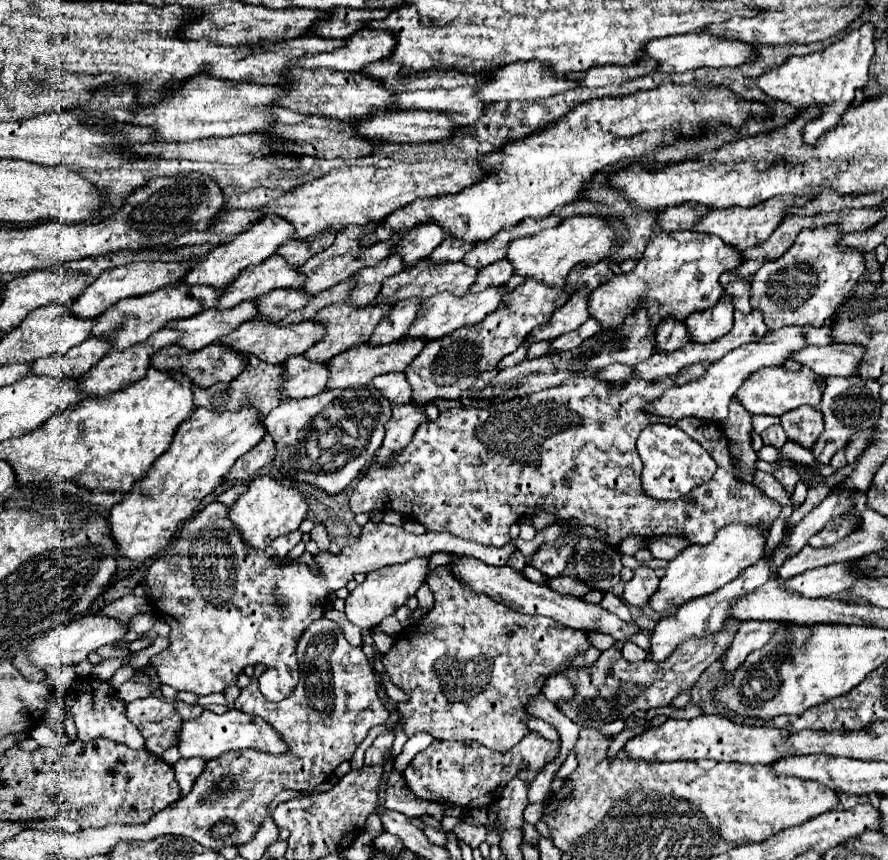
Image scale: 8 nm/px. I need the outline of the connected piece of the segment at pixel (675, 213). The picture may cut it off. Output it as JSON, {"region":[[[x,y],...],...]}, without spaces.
{"region":[[[683,204],[677,208],[667,208],[657,214],[657,230],[671,234],[675,230],[691,230],[695,222],[705,216],[707,208],[693,208],[693,204]]]}

